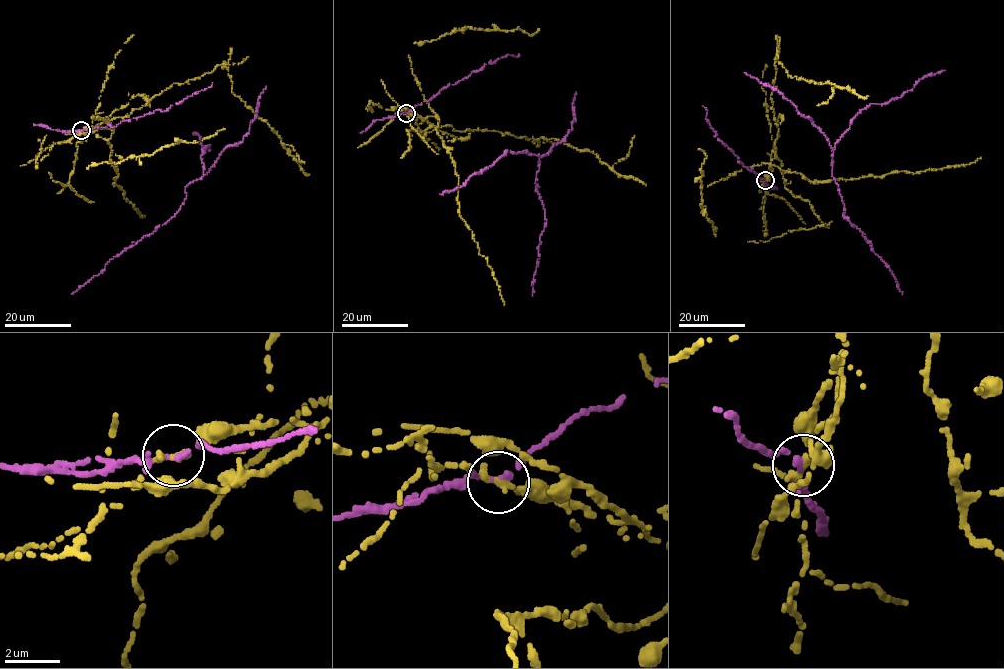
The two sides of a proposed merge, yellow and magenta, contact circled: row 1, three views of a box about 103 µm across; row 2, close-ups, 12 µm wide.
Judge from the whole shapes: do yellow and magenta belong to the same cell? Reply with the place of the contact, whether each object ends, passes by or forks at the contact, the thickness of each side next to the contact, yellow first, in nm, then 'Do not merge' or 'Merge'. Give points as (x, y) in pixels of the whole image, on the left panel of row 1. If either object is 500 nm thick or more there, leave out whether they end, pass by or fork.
Place: (81, 130). At the ring yellow ends. At the ring magenta passes by. Thickness 320 nm (yellow) against 170 nm. Do not merge

